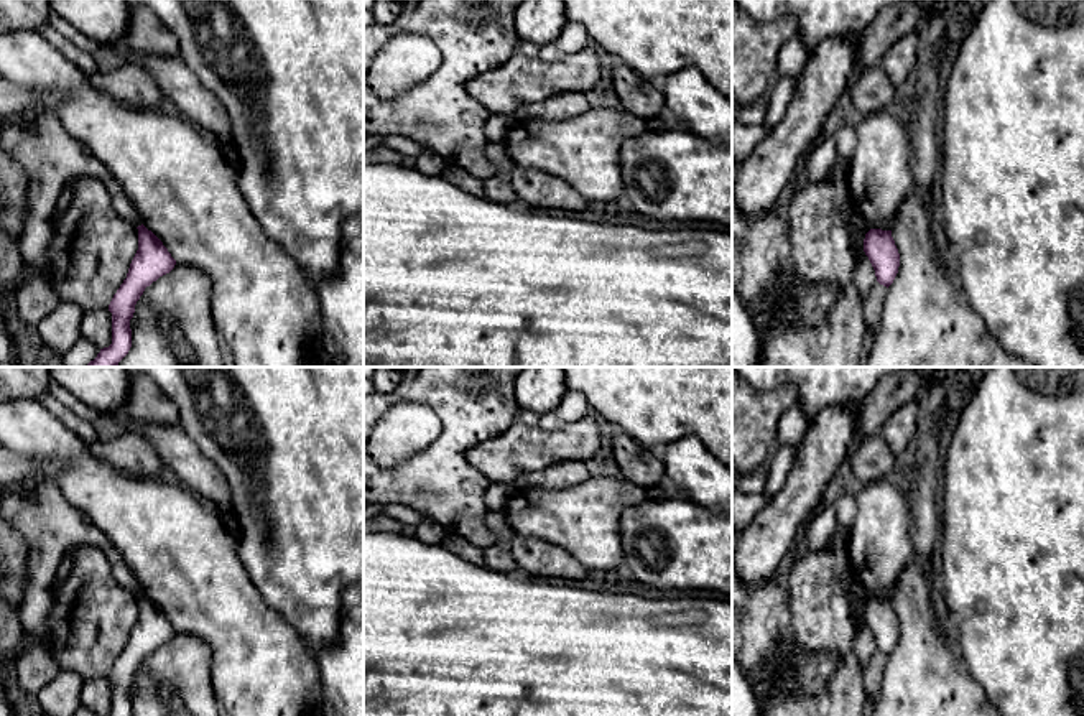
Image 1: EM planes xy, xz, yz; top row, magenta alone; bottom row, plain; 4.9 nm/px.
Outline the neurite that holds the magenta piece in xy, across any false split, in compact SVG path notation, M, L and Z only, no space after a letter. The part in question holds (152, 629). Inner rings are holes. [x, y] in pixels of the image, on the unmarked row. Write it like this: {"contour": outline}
{"contour": "M143 593L137 597L138 619L130 632L127 647L109 673L112 681L112 713L109 716L132 716L130 688L137 670L146 655L169 642L176 634L168 617L151 599Z"}

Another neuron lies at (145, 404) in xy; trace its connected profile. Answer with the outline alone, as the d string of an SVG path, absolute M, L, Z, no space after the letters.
M143 375L130 379L128 397L122 413L138 423L179 425L176 405L150 377Z

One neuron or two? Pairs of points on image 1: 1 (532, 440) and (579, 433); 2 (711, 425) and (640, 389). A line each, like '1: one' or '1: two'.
1: one
2: one

